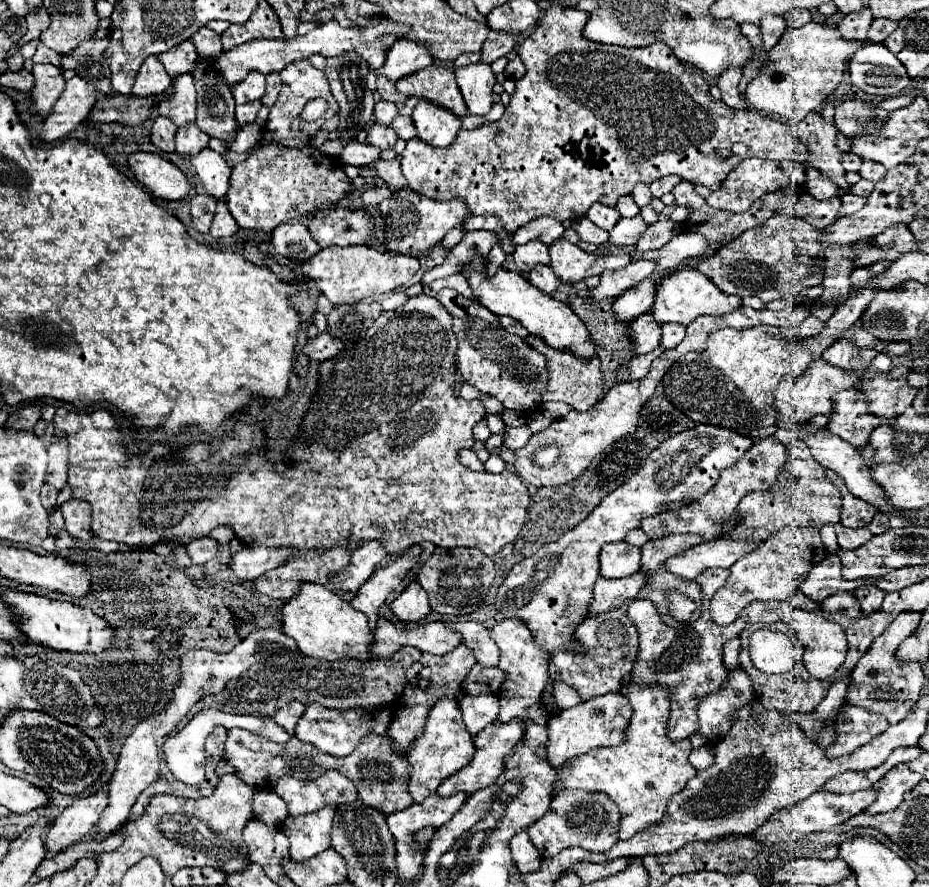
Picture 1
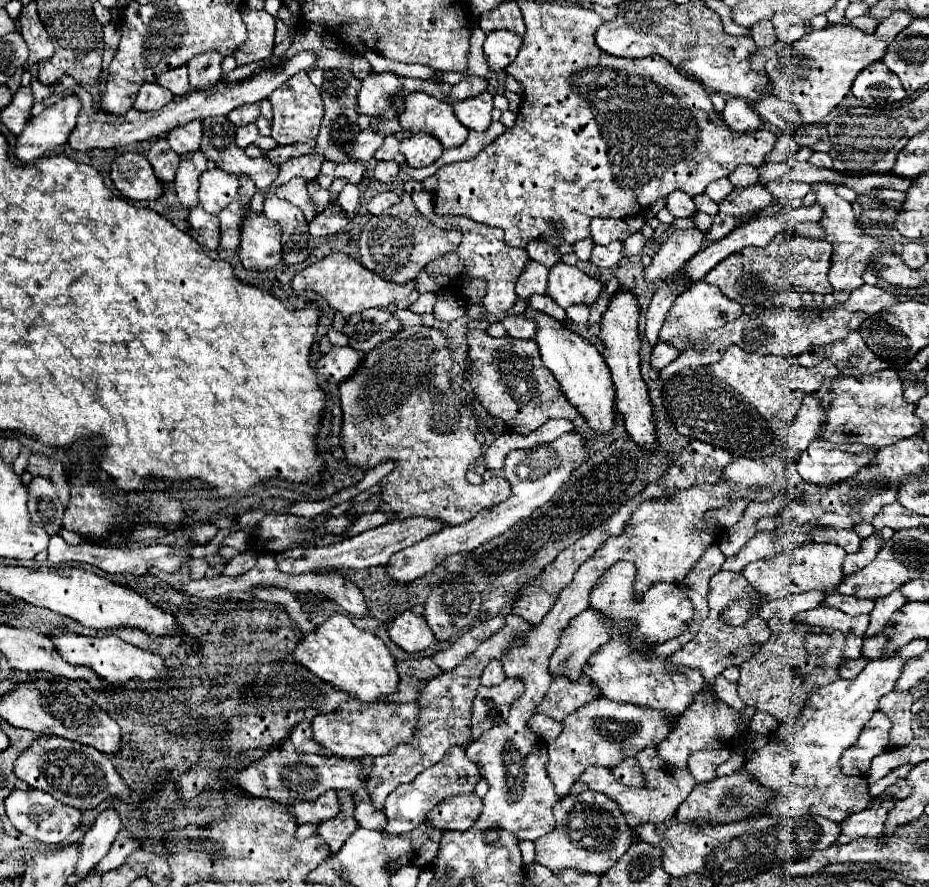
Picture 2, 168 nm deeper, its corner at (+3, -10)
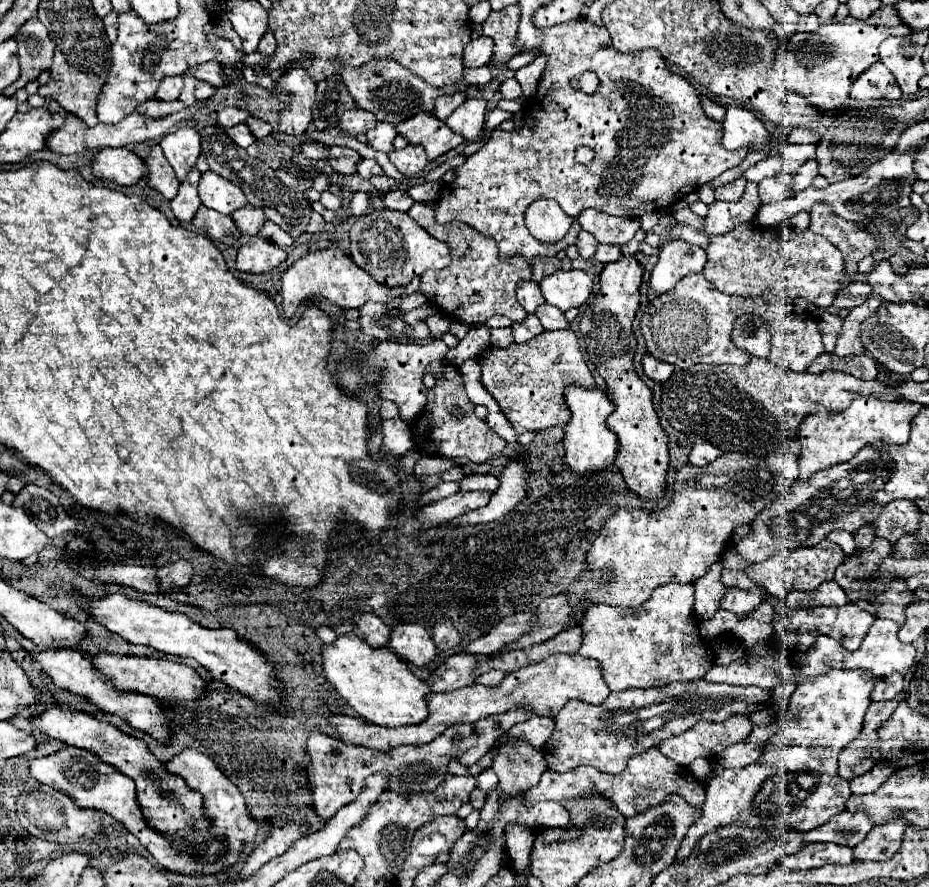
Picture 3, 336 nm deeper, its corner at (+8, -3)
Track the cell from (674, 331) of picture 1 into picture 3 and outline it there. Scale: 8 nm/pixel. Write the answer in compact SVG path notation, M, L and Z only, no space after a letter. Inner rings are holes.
M649 352L643 356L643 370L645 370L645 374L647 374L651 380L655 380L655 382L665 382L665 380L671 376L673 368L675 368L673 364L661 362L661 360L653 358Z

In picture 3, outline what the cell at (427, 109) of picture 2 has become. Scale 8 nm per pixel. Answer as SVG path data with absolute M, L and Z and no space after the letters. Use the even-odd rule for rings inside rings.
M419 112L399 122L397 132L413 144L425 146L429 160L435 160L437 156L465 142L461 134L453 134L453 130L449 130L449 126L443 120L437 120L431 112Z

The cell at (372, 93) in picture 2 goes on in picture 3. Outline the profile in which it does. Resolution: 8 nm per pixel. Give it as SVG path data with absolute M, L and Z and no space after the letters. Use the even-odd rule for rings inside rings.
M355 106L353 110L345 110L339 118L339 128L347 130L349 136L357 136L361 132L367 132L375 124L377 124L375 114L371 114L369 110L361 110L359 106Z

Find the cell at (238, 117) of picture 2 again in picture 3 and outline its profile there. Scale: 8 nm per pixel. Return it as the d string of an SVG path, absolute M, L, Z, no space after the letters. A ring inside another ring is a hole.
M227 106L227 108L223 108L221 112L217 112L217 122L219 122L219 126L223 126L223 128L231 128L231 126L235 126L235 124L245 122L247 116L249 116L247 110L237 108L237 106Z

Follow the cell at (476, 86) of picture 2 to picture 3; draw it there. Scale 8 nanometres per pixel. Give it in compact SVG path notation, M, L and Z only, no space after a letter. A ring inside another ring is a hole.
M463 90L463 92L453 92L453 94L443 94L443 96L439 96L437 100L435 100L435 116L437 118L441 118L441 120L445 120L459 104L463 104L463 100L467 98L467 92Z

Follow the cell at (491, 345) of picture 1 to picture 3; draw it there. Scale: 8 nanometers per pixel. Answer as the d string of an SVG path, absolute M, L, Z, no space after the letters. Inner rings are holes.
M573 330L543 332L523 344L509 348L485 350L479 356L481 384L497 400L501 412L513 424L517 434L539 432L557 424L565 424L571 416L563 402L563 390L569 384L595 386L595 380L583 360L579 338Z

